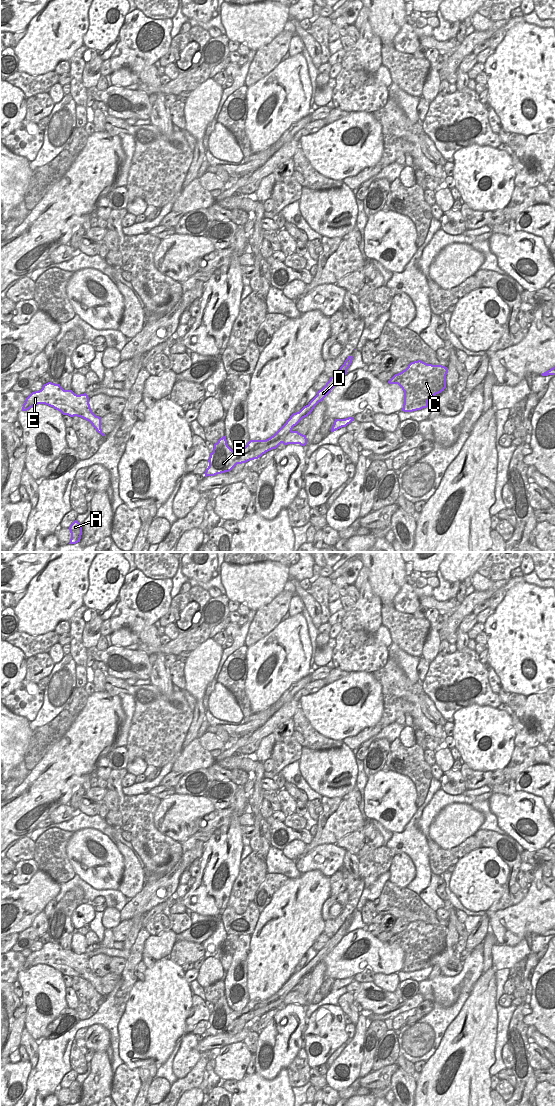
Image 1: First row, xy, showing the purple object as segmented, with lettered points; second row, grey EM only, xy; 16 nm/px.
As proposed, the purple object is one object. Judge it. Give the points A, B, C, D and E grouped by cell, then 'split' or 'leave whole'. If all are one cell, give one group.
groups A B D / C E; split

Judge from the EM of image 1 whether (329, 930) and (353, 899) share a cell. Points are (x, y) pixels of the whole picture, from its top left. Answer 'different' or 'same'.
same

